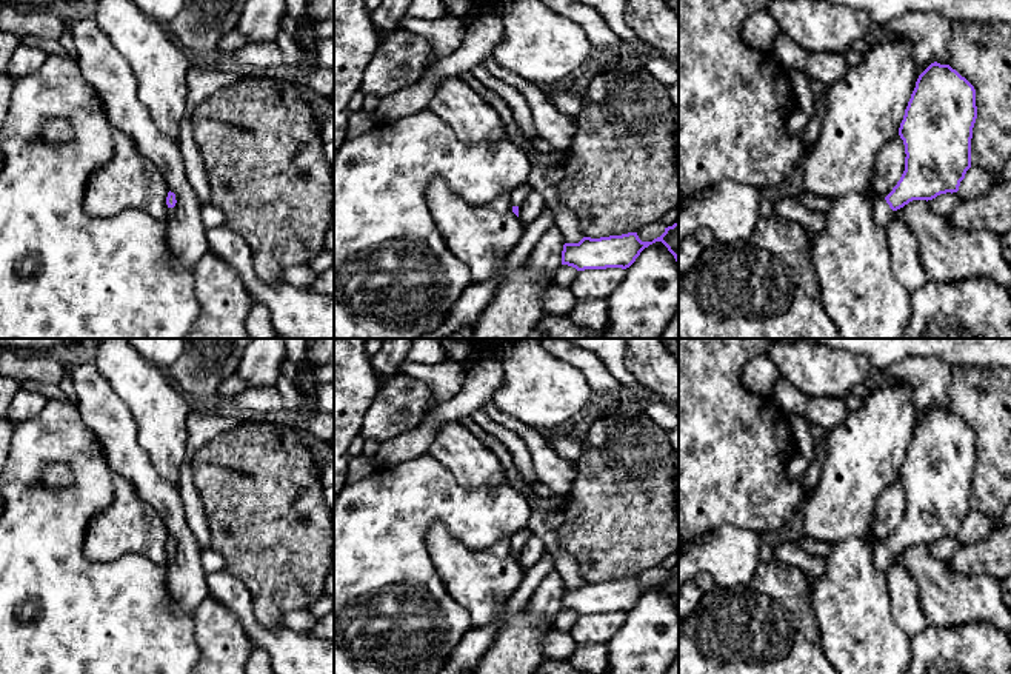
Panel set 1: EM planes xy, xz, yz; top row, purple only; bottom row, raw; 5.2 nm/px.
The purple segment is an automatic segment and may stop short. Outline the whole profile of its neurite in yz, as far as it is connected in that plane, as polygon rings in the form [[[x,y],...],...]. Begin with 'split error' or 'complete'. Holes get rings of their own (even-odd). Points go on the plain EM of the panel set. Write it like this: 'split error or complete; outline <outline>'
split error; outline [[[931,408],[917,423],[905,454],[899,480],[905,489],[905,516],[885,542],[873,542],[873,560],[886,571],[893,557],[913,545],[933,545],[940,539],[957,537],[971,512],[971,483],[977,463],[976,434],[949,409]]]

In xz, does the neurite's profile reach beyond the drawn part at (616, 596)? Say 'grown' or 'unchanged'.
unchanged

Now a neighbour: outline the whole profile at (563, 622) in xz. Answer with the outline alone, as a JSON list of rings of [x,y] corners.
[[[562,609],[552,622],[552,628],[560,632],[571,632],[579,616],[572,611]]]

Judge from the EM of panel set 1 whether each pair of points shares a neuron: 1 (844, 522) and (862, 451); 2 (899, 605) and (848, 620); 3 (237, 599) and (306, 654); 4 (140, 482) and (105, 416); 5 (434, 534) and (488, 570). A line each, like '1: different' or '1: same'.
1: same
2: different
3: same
4: same
5: same

